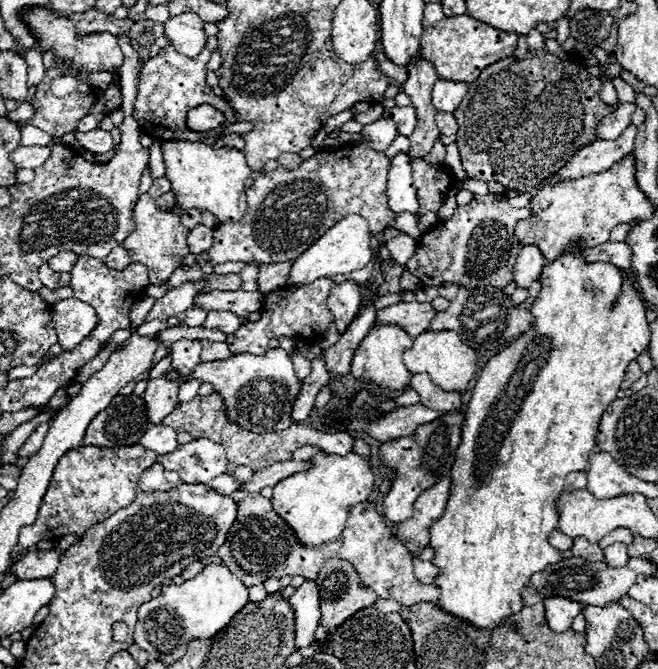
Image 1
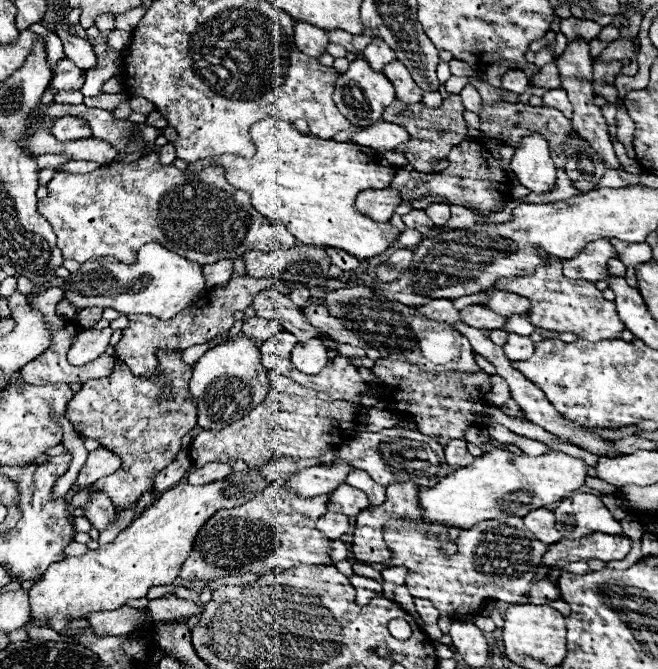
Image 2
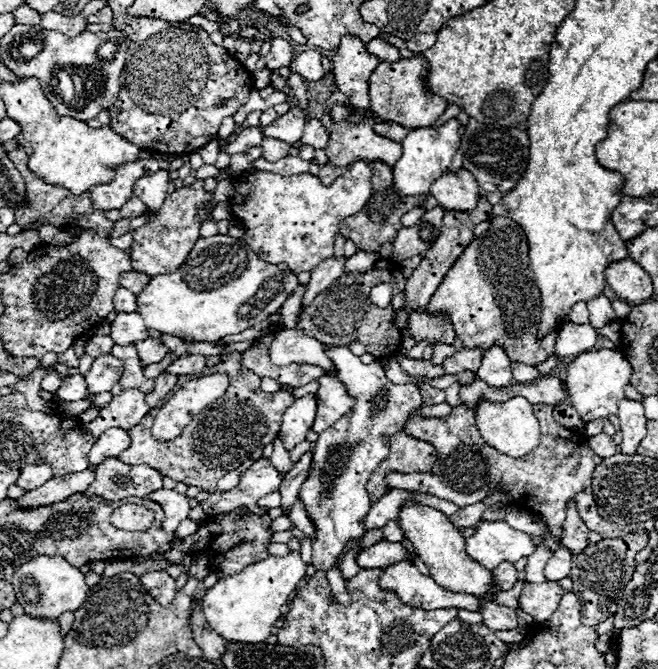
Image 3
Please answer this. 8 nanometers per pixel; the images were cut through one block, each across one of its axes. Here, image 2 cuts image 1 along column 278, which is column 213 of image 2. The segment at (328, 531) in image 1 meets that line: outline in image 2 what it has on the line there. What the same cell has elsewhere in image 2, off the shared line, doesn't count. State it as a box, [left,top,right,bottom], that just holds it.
[30,466,272,632]

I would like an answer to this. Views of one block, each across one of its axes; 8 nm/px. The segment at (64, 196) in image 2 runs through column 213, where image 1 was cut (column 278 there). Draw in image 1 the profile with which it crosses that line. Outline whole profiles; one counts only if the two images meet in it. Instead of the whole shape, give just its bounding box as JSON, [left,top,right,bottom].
[200,144,396,266]

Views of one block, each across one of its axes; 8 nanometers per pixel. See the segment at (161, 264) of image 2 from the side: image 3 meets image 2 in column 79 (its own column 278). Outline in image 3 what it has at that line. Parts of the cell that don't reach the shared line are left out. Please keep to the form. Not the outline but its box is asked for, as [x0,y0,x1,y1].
[136,234,298,342]

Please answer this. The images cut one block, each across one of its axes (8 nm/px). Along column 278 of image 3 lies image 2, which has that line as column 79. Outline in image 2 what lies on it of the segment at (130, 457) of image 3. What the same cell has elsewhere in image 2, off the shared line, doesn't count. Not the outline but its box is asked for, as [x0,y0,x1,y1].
[66,352,196,510]

